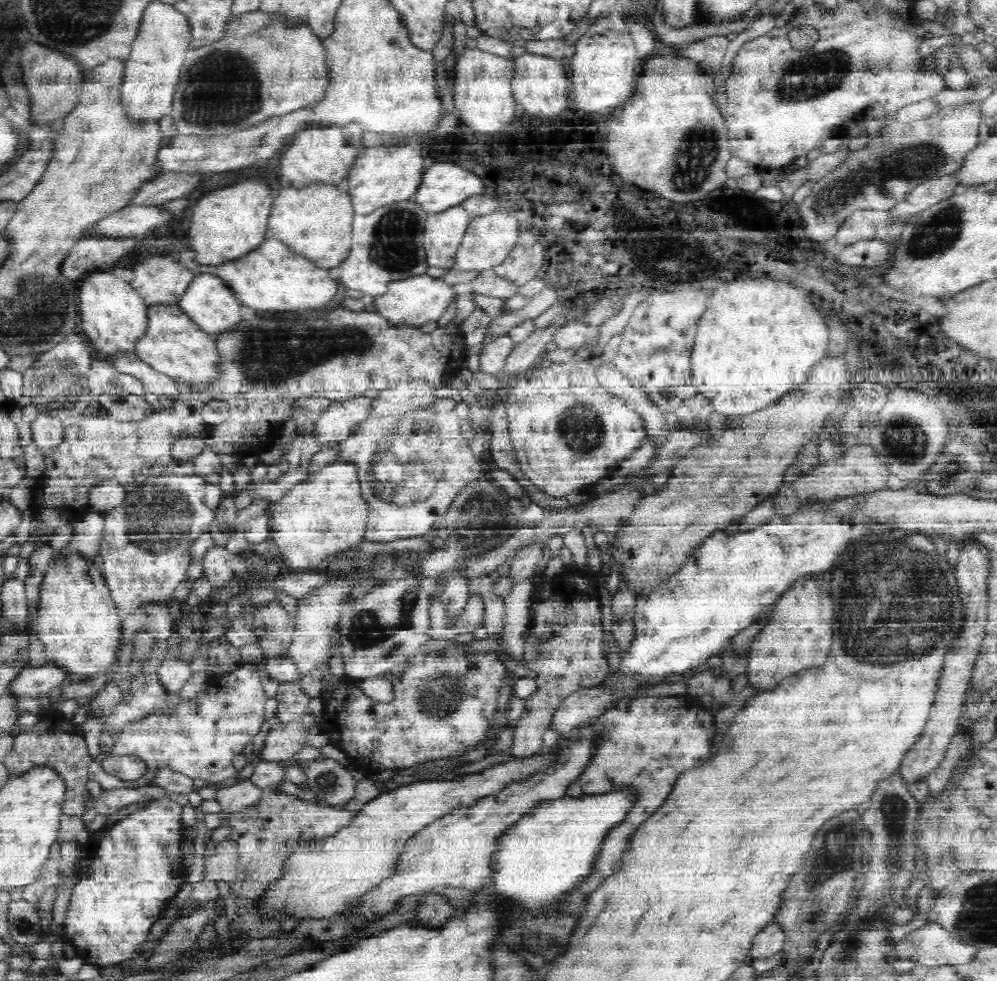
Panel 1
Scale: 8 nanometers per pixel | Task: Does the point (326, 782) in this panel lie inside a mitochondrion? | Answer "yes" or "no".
yes

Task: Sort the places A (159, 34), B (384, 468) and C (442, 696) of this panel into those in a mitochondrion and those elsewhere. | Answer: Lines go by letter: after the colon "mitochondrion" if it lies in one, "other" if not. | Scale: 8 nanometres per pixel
A: other
B: mitochondrion
C: mitochondrion

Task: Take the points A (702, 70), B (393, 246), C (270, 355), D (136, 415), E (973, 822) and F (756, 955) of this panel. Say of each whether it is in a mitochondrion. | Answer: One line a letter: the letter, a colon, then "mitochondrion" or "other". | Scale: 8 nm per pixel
A: other
B: mitochondrion
C: mitochondrion
D: other
E: other
F: other

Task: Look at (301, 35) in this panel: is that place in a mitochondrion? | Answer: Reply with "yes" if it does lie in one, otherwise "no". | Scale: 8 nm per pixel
no

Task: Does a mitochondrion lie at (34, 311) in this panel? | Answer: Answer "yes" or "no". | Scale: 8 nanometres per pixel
yes

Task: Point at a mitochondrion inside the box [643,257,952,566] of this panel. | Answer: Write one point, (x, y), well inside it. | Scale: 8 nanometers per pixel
(905, 442)

